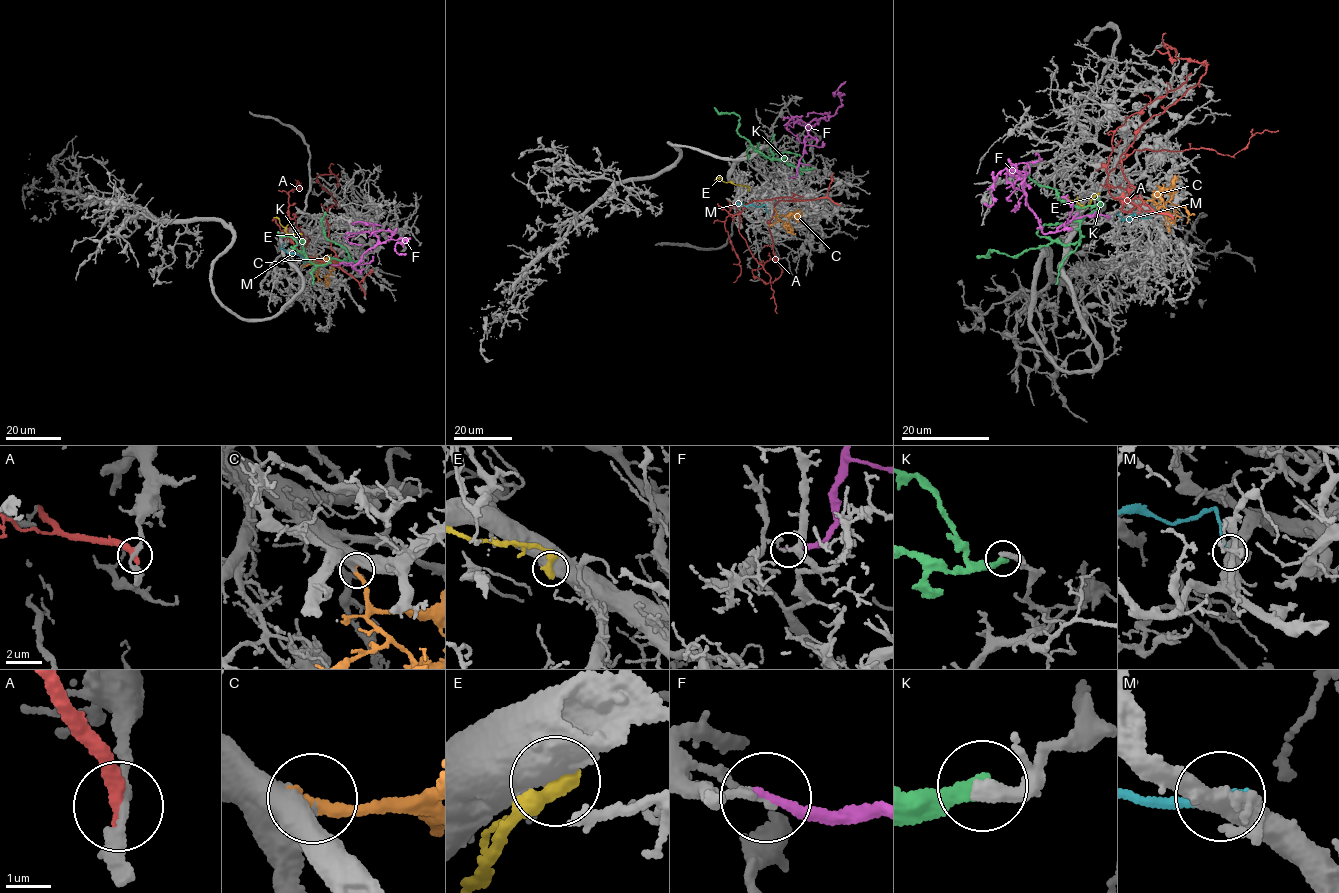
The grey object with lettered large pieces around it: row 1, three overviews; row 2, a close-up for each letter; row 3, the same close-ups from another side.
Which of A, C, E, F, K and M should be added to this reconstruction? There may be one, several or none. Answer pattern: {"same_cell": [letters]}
{"same_cell": ["C"]}

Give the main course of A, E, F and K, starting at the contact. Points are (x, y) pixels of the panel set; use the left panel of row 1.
A: (365, 294), (338, 267), (301, 253), (288, 234), (294, 213), (304, 247), (307, 244)
E: (301, 233), (286, 232), (278, 219), (274, 217)
F: (330, 264), (343, 261), (353, 269), (364, 253), (379, 242), (371, 223), (354, 222), (381, 225)
K: (358, 260), (332, 258), (325, 264), (313, 264), (304, 253), (291, 247), (297, 245), (294, 239), (278, 231)

